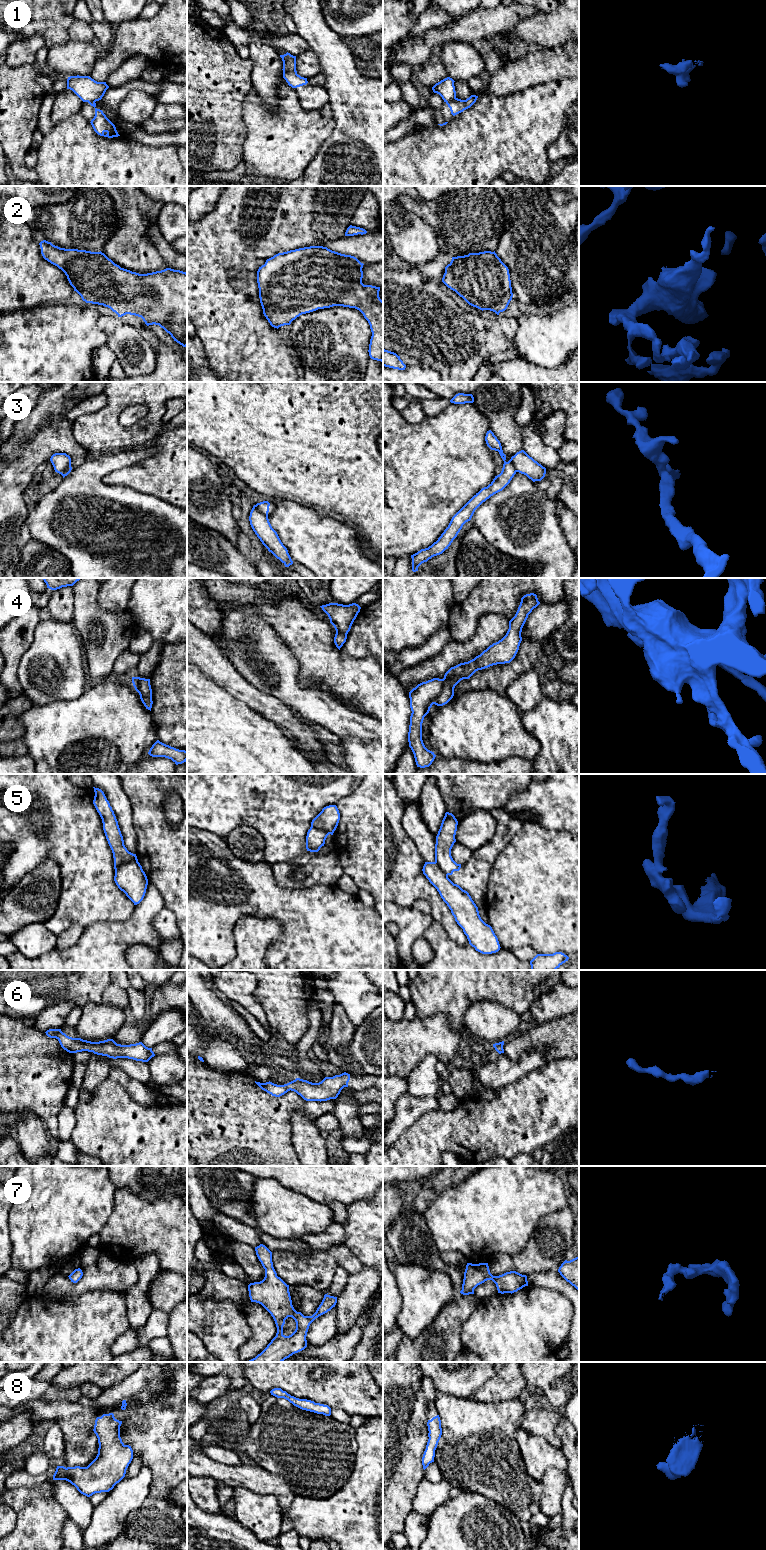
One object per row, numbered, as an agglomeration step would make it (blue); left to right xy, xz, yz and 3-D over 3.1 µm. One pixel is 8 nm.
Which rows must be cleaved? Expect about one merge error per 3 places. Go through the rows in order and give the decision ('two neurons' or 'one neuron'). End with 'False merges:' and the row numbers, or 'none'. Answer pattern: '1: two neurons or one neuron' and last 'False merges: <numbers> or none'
1: two neurons
2: one neuron
3: two neurons
4: two neurons
5: two neurons
6: one neuron
7: one neuron
8: one neuron
False merges: 1, 3, 4, 5

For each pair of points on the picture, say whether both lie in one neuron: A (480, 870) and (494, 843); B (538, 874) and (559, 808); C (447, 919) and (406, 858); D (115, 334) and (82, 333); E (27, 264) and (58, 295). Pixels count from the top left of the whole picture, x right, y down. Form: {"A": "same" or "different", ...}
{"A": "same", "B": "different", "C": "same", "D": "different", "E": "same"}

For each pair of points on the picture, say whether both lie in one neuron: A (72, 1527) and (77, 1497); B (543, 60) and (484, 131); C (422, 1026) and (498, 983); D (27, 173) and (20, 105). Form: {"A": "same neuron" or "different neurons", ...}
{"A": "same neuron", "B": "different neurons", "C": "different neurons", "D": "same neuron"}

